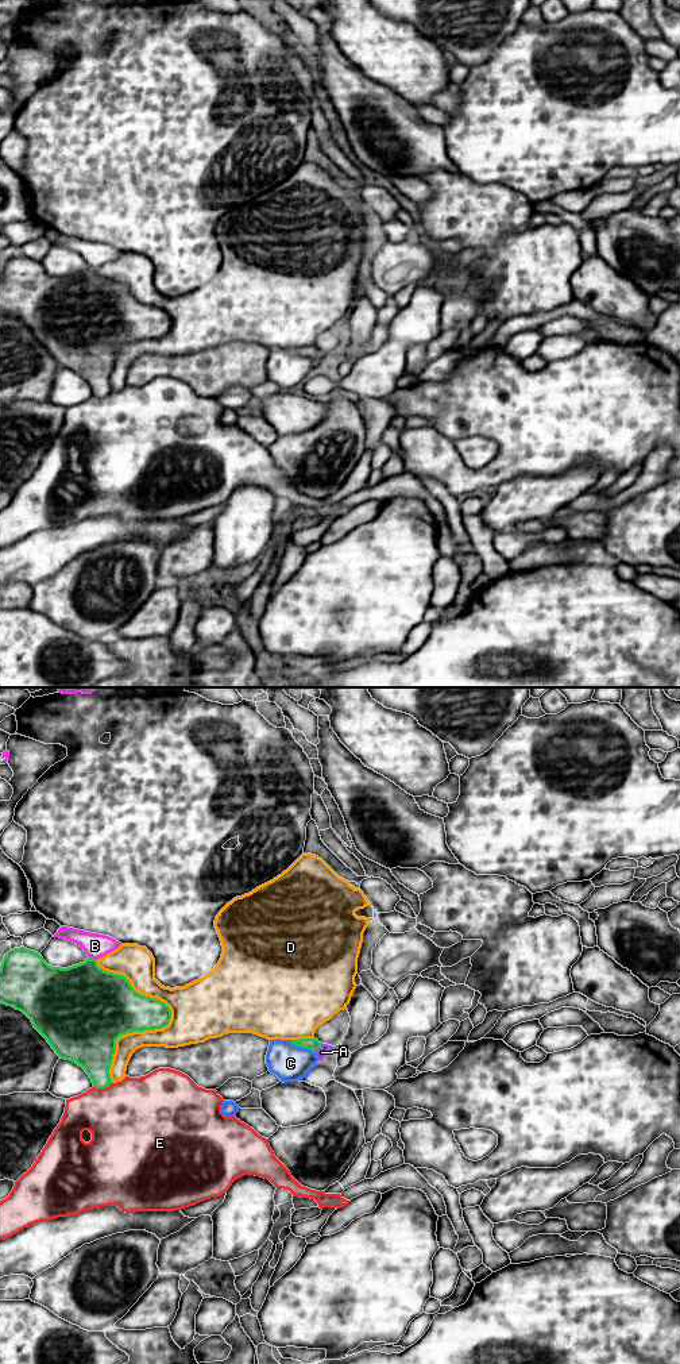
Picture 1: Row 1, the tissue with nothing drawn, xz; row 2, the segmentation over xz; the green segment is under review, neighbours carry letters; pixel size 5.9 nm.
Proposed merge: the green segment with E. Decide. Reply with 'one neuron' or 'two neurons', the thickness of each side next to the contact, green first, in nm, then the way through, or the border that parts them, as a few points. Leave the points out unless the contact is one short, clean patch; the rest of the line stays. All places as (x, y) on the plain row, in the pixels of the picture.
two neurons | 260/480 nm | along xz (111, 390), (104, 396), (93, 396)

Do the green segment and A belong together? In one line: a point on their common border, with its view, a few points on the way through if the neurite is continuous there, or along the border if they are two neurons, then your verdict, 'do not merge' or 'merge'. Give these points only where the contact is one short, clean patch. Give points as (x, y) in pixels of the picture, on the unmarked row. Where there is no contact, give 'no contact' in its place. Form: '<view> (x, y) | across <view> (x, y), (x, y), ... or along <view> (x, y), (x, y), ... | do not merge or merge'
xz (319, 355) | across xz (312, 353), (319, 355), (321, 361) | merge

